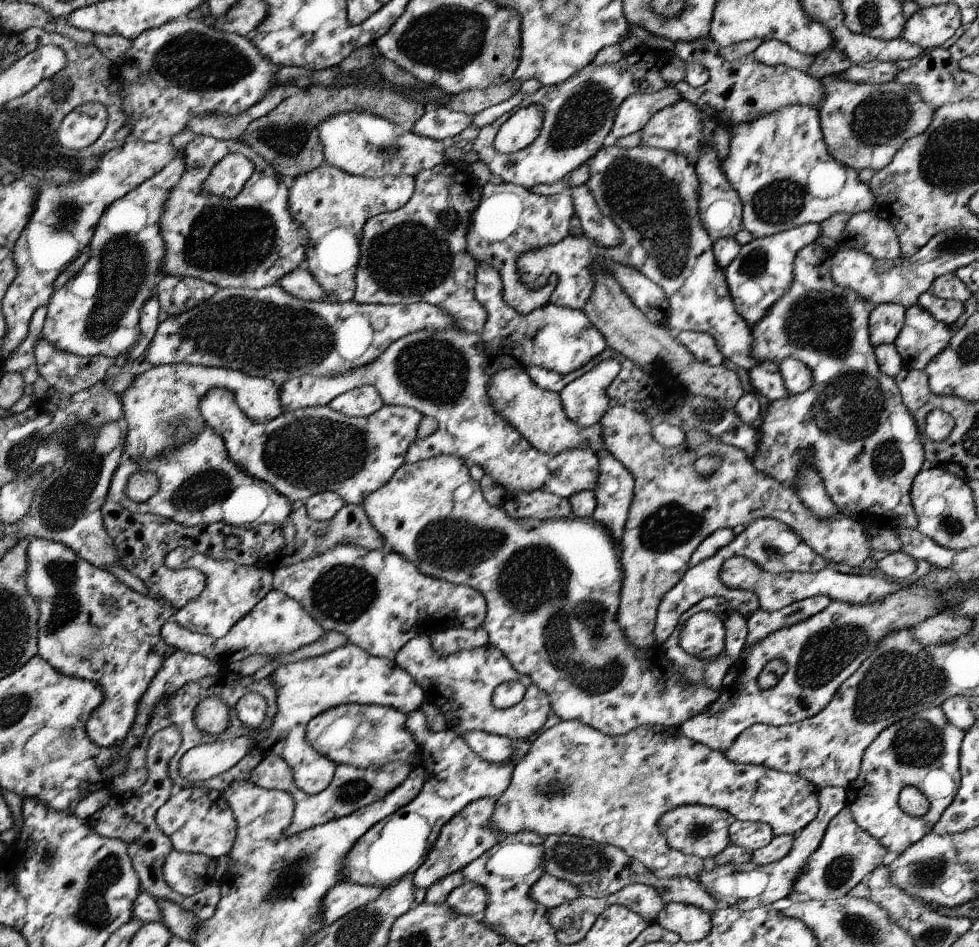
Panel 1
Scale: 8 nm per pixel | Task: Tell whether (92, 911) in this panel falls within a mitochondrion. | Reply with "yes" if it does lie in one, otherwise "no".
yes

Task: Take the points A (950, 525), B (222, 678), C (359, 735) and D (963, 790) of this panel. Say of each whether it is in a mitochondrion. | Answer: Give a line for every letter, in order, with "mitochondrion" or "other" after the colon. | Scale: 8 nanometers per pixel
A: mitochondrion
B: other
C: mitochondrion
D: other

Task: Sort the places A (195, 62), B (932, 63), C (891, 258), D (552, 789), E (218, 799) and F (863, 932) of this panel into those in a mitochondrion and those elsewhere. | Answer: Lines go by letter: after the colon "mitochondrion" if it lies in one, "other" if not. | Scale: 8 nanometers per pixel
A: mitochondrion
B: other
C: other
D: mitochondrion
E: other
F: mitochondrion

